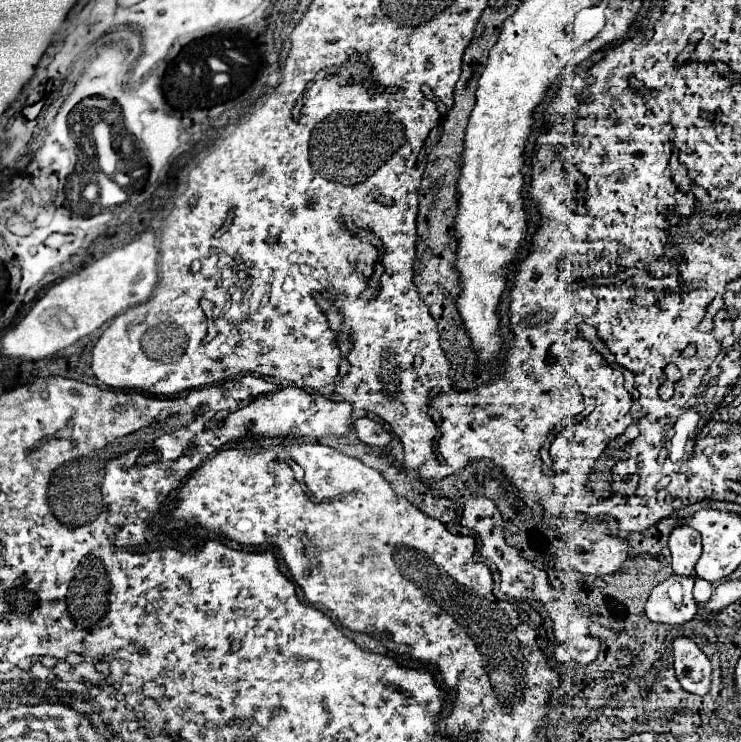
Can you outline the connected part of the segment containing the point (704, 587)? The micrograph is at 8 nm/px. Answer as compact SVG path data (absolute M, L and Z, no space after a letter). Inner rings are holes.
M697 579L695 581L695 589L693 589L693 599L695 599L695 603L697 603L697 607L701 611L705 611L705 603L711 599L711 595L713 595L711 583L707 583L703 579Z

